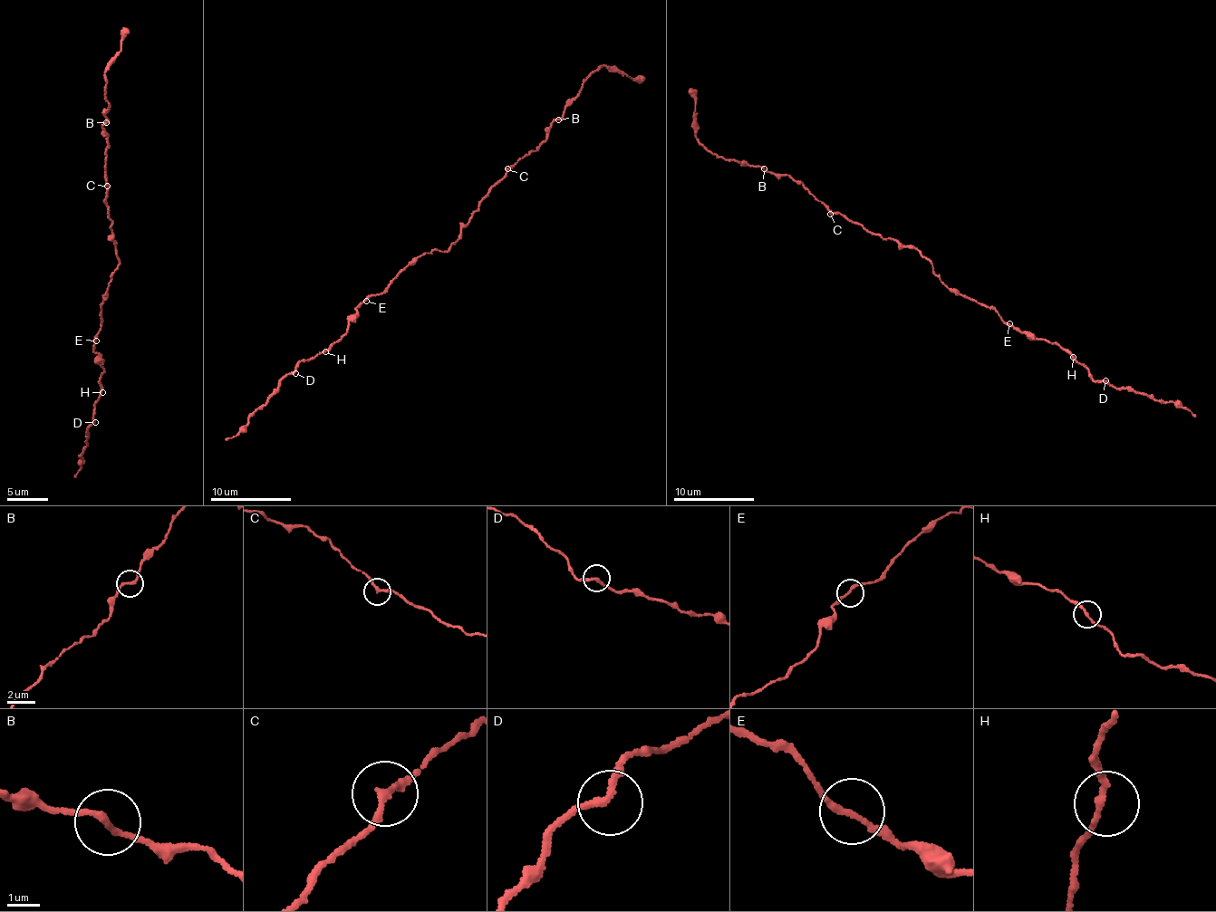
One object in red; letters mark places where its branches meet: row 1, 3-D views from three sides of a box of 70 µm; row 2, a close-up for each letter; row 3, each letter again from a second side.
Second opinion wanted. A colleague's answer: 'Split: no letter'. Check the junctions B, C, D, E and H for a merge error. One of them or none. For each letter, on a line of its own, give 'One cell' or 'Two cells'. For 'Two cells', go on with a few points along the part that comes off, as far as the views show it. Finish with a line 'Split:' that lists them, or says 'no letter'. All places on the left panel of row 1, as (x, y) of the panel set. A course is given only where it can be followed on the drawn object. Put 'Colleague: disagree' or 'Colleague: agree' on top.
Colleague: disagree
B: Two cells. Course of the part to remove: (106, 123), (104, 116), (109, 103), (103, 100), (107, 62), (120, 50), (120, 39), (127, 27)
C: One cell
D: One cell
E: One cell
H: One cell
Split: B

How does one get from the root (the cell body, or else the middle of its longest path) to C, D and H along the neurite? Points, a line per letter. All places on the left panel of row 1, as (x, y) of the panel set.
C: (118, 260), (114, 250), (116, 244), (110, 240), (111, 220), (107, 216), (105, 198), (107, 186)
D: (118, 260), (101, 307), (102, 320), (94, 346), (104, 370), (93, 408), (91, 420), (95, 422)
H: (118, 260), (101, 307), (102, 320), (94, 346), (104, 370), (100, 382), (102, 392)

